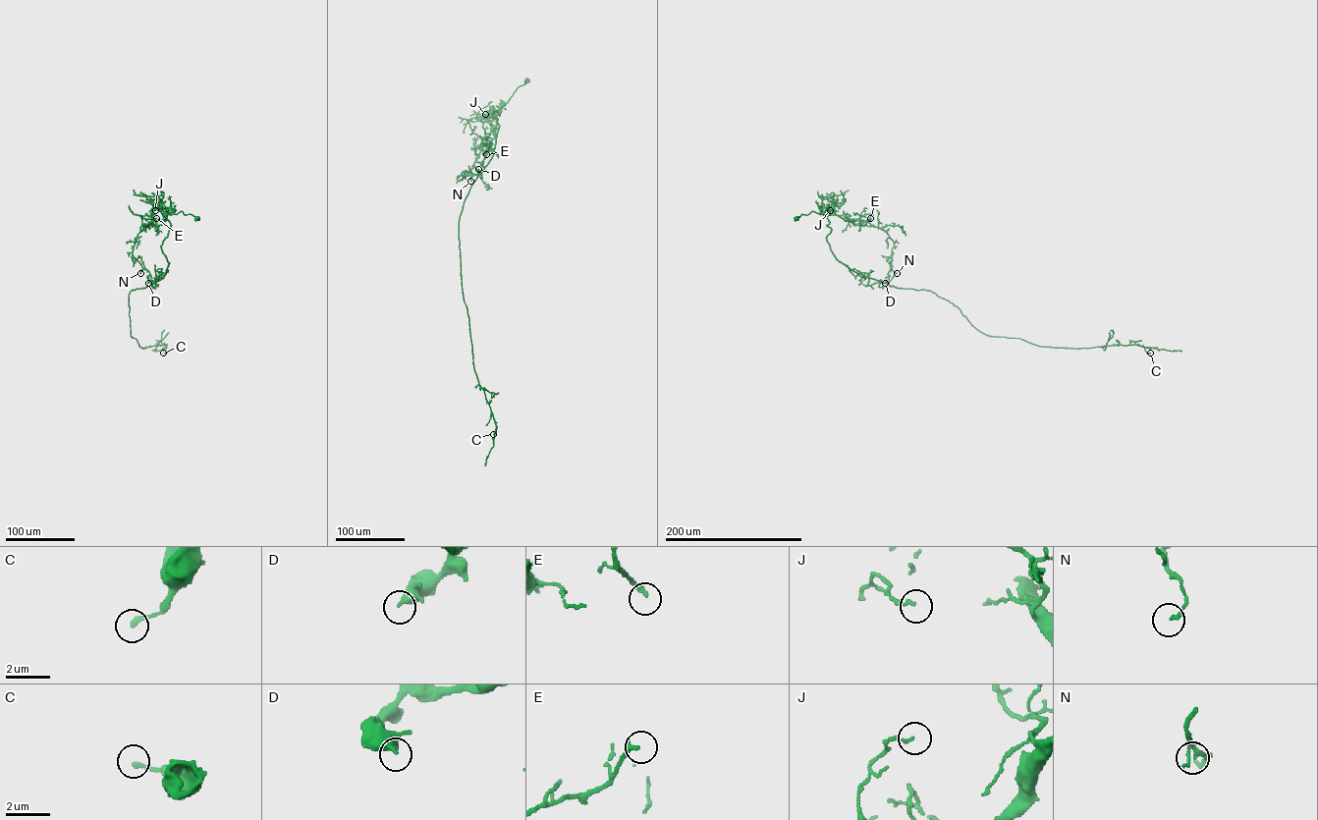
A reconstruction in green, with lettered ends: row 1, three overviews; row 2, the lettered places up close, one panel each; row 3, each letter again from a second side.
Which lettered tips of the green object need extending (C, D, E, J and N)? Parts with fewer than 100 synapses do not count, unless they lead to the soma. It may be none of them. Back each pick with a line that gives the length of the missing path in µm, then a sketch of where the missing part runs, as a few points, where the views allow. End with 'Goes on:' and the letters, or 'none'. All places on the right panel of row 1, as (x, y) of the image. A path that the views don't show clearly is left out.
Goes on: none

